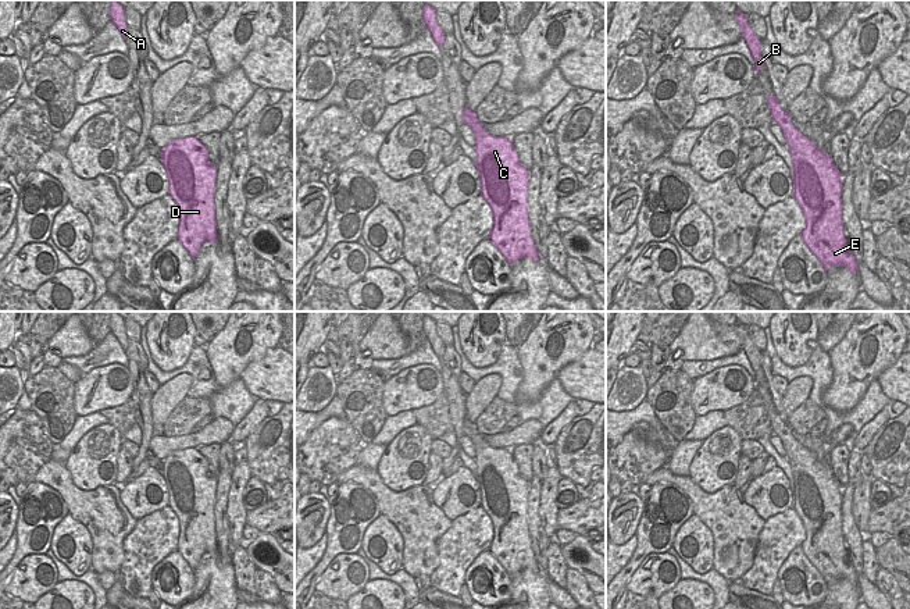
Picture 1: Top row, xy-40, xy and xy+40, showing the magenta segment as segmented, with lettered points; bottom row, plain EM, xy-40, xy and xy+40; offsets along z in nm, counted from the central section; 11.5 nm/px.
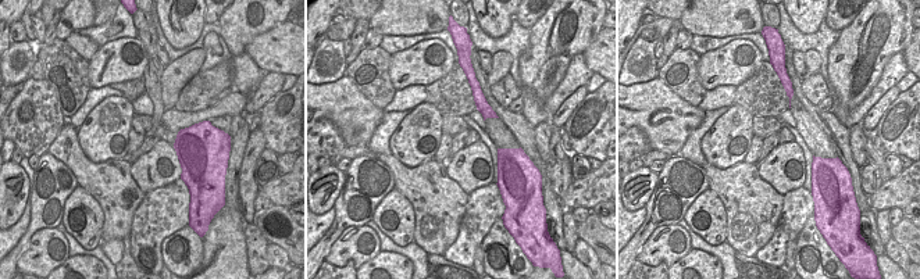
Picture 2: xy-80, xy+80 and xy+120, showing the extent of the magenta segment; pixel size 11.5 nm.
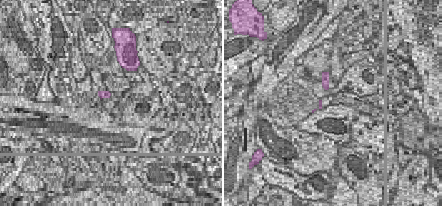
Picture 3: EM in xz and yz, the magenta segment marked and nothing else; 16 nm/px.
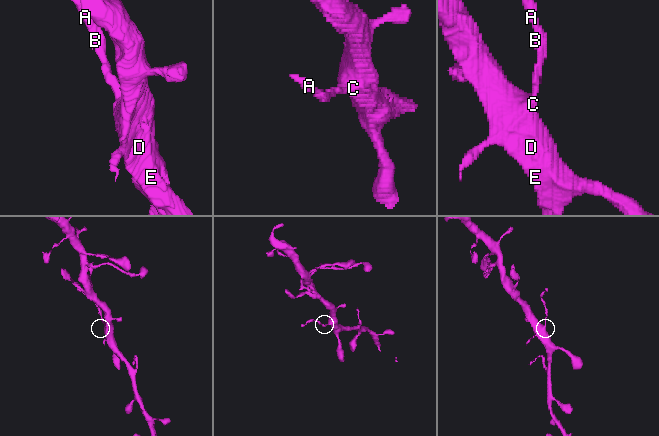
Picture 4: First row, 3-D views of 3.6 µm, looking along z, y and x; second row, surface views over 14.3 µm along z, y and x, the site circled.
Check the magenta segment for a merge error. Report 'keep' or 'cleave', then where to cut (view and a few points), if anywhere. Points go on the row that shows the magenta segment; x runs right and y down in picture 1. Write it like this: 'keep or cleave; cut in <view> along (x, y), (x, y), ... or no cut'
cleave; cut in xy+40 along (788, 114), (780, 125)

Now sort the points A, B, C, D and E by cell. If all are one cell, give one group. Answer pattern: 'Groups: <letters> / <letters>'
Groups: A B / C D E

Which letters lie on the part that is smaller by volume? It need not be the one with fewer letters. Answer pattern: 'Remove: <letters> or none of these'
Remove: A, B

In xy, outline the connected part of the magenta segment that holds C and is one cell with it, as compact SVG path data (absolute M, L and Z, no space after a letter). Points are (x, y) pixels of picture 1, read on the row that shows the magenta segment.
M479 121L470 127L475 135L481 196L493 214L490 242L510 264L524 257L539 261L528 218L529 170L521 164L510 138L492 136Z

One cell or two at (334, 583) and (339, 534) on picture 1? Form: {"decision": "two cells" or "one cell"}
{"decision": "two cells"}

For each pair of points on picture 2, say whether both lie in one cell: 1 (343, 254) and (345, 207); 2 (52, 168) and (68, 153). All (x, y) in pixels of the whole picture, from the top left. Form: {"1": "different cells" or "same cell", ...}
{"1": "different cells", "2": "different cells"}

